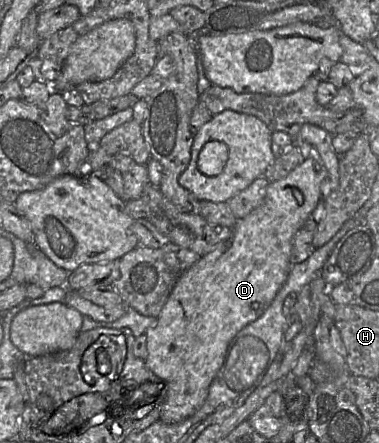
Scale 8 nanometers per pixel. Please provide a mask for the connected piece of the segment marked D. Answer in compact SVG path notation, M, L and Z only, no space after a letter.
M314 154L304 159L286 177L269 183L262 204L237 221L230 240L201 256L179 277L157 321L145 332L148 352L145 365L166 384L159 420L167 424L179 423L202 406L236 334L264 313L286 282L292 266L290 256L294 234L320 201L321 184L326 176L325 167L319 156Z

